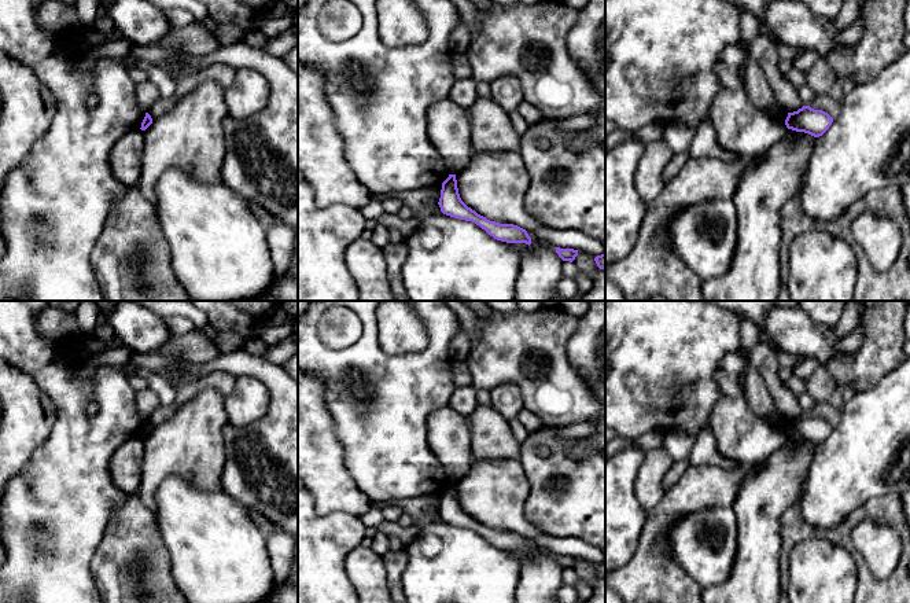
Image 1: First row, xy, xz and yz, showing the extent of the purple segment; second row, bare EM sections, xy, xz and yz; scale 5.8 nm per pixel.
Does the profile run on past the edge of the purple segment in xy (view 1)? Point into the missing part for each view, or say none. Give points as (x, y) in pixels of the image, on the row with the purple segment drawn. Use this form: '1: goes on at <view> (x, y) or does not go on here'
1: does not go on here

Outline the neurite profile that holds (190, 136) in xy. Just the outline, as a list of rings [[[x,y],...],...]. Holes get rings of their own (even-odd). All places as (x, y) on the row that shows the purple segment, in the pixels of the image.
[[[205,81],[189,95],[177,99],[174,107],[152,121],[143,130],[143,155],[137,187],[143,196],[155,206],[155,187],[170,168],[180,168],[187,174],[206,183],[221,183],[221,166],[225,155],[222,121],[228,115],[225,89],[215,81]]]

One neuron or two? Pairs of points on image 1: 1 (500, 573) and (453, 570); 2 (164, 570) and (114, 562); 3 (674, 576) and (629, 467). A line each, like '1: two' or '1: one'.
1: one
2: one
3: two

